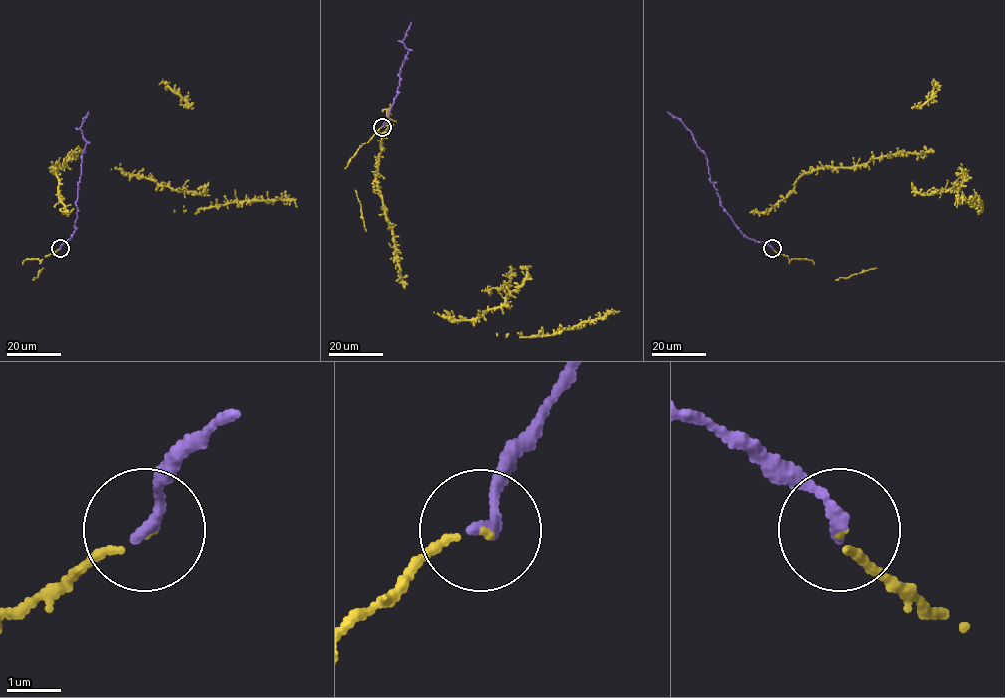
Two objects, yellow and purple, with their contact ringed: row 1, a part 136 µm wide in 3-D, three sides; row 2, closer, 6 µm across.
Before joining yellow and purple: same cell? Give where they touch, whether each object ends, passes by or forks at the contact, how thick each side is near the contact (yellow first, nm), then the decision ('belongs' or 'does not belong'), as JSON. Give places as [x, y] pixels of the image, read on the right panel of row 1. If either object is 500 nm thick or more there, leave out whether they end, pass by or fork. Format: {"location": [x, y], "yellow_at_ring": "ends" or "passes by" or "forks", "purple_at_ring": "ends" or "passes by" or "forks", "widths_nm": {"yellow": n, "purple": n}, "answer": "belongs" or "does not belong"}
{"location": [772, 248], "yellow_at_ring": "ends", "purple_at_ring": "ends", "widths_nm": {"yellow": 100, "purple": 220}, "answer": "belongs"}

